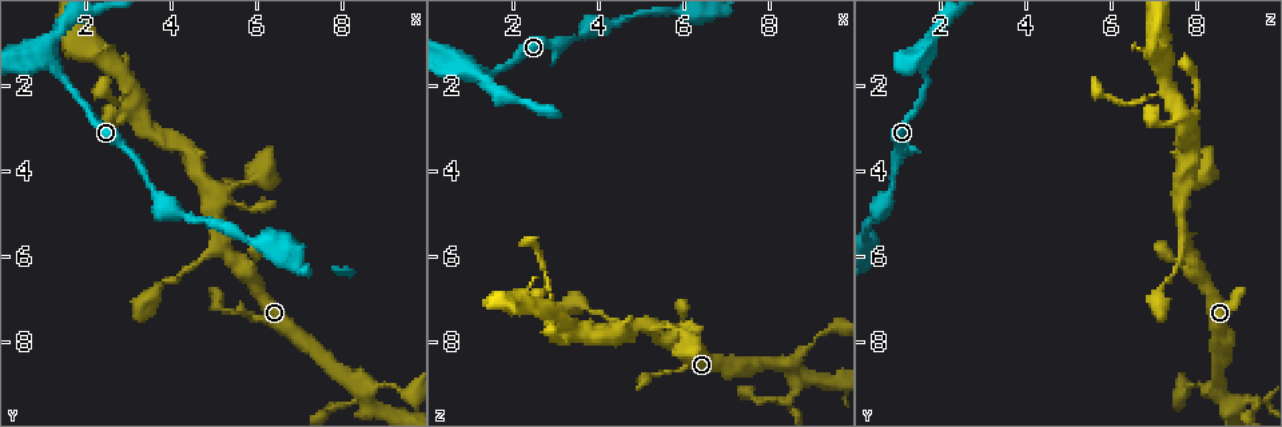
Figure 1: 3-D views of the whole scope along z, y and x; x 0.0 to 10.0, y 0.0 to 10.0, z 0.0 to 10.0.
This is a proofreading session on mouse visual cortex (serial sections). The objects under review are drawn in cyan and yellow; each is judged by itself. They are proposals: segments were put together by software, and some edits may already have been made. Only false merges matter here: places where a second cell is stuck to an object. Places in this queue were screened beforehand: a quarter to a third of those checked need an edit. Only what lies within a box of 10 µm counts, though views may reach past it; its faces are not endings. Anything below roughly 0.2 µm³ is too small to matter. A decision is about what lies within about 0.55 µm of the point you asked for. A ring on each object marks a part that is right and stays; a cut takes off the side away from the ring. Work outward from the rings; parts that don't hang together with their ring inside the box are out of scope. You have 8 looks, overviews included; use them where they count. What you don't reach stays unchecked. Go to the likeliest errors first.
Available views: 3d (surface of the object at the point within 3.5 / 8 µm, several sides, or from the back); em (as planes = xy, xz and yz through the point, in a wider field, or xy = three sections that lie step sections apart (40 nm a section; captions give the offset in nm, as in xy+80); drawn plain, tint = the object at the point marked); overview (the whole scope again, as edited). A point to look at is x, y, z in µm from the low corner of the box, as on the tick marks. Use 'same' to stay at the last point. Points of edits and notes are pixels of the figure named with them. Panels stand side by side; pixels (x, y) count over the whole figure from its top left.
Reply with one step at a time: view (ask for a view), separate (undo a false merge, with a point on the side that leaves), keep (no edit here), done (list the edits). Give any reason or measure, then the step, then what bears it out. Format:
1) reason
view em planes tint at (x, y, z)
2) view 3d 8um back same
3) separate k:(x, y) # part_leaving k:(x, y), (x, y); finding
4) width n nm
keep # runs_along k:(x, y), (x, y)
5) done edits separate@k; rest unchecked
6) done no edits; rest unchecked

small branch off a trunk
view 3d 3.5um at (8.45, 9.40, 9.40)

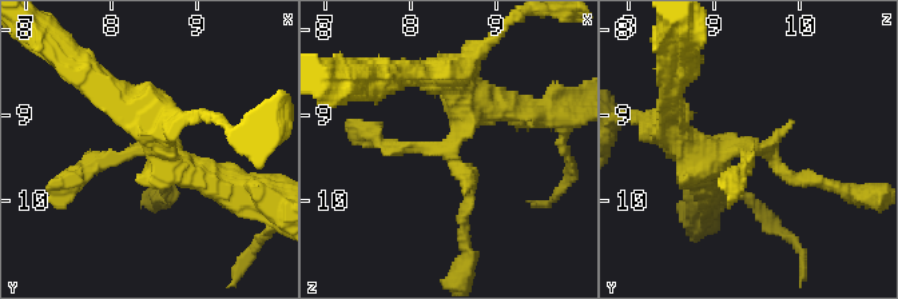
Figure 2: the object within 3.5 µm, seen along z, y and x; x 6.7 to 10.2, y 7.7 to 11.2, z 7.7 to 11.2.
arms 3; arm_widths 100, 150, 400 nm; need the tissue
view em xy step 1 tint at (8.45, 9.35, 9.40)

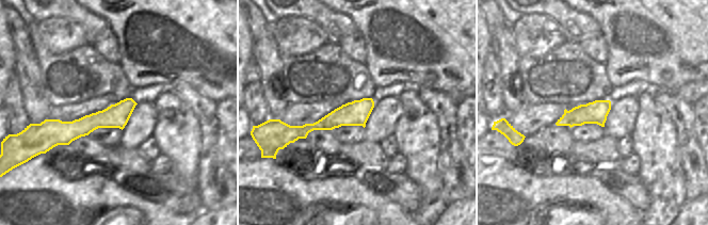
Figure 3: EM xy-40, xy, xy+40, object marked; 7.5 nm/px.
keep # runs_along 3:(371, 103), (324, 124), (289, 129); continuous, no second cell

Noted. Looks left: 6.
four-way junction
view 3d 3.5um at (1.05, 1.30, 1.60)

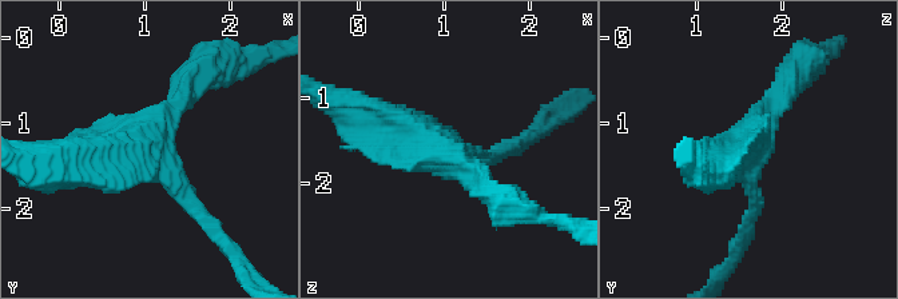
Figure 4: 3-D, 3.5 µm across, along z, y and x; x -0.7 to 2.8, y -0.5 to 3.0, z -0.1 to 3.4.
need the tissue
view em xy step 3 tint at (1.10, 1.25, 1.65)

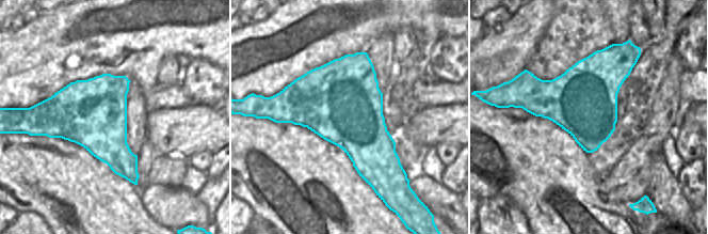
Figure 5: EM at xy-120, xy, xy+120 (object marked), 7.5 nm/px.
keep # runs_along 4:(750, 216), (757, 130), (794, 82); continuous, no second cell

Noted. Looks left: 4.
thick turns thin
view 3d 3.5um at (3.70, 4.70, 0.80)

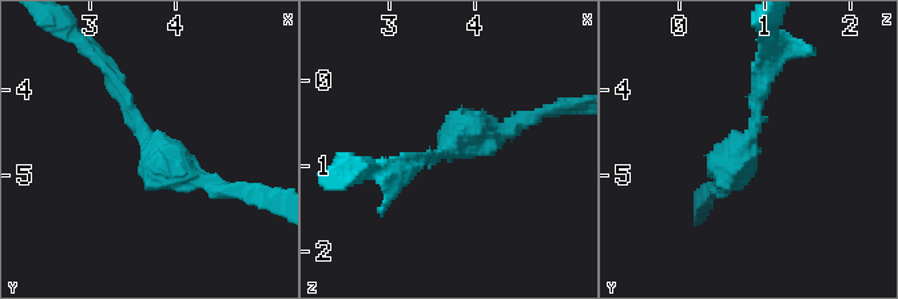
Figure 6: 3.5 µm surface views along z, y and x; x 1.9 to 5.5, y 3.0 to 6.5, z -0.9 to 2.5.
arm_widths 200, 250 nm; shape alone is not enough
view em xy step 1 tint at (3.75, 4.65, 0.75)

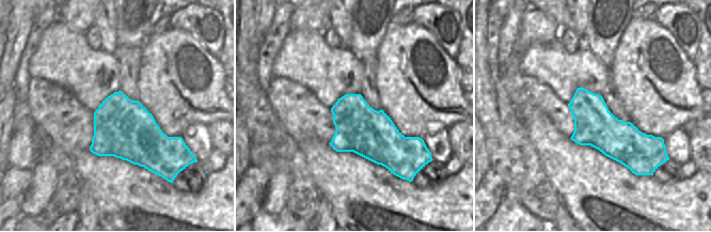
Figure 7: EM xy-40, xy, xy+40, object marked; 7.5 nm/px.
view em xy step 2 tint same

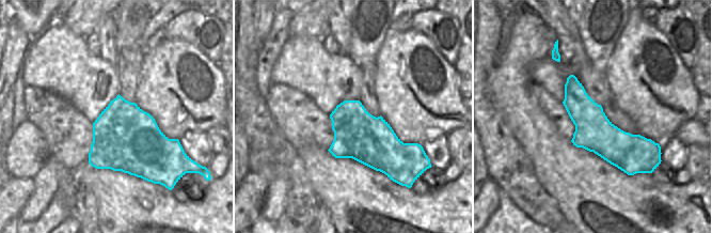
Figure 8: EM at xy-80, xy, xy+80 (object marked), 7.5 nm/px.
width 360 nm
keep # runs_along 6:(110, 70), (167, 164), (221, 188); all the same cell

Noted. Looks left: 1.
done no edits; rest unchecked

